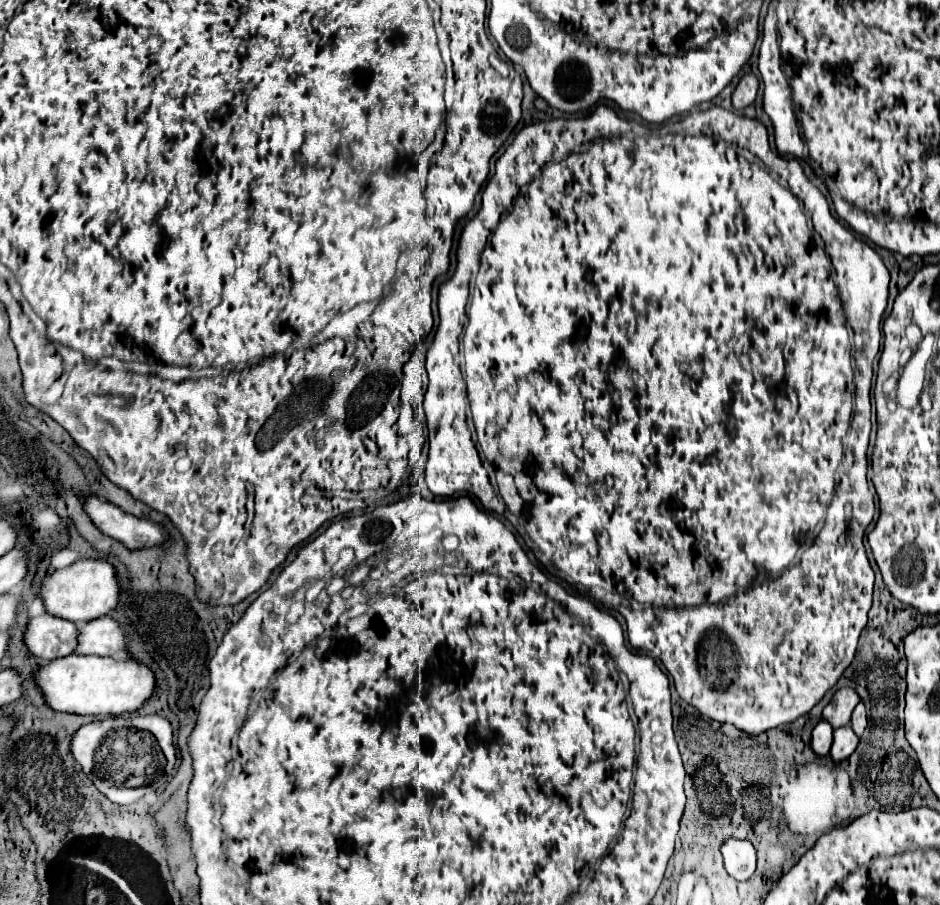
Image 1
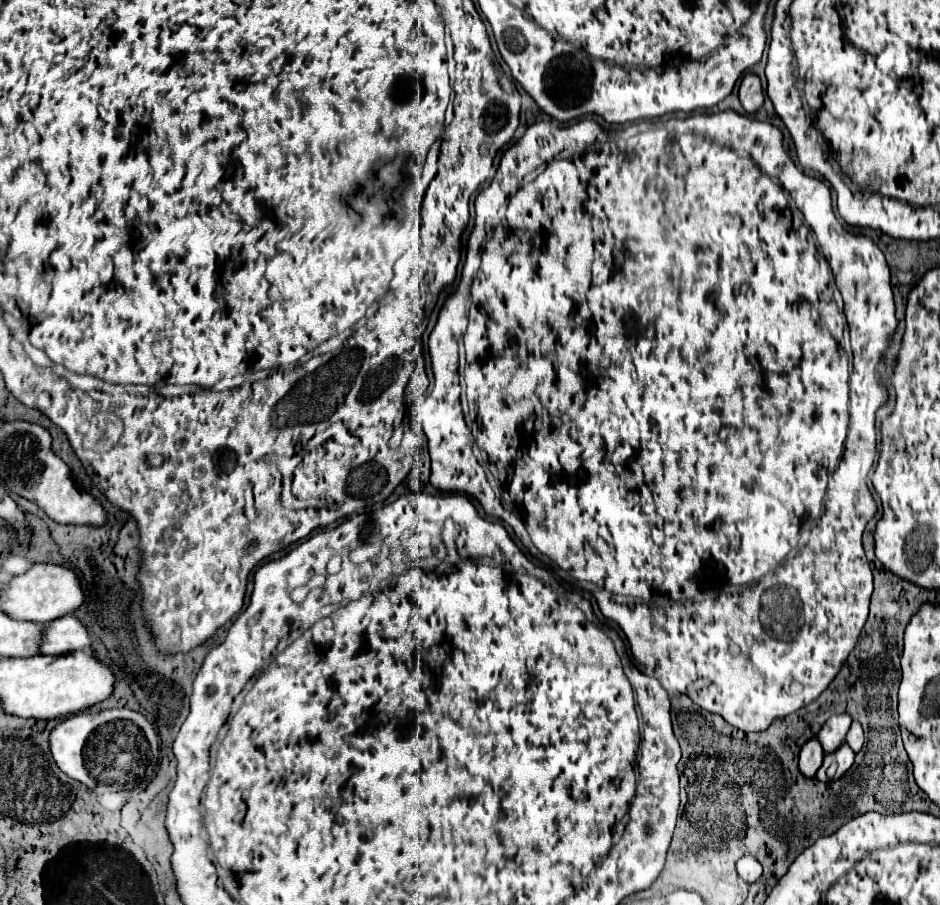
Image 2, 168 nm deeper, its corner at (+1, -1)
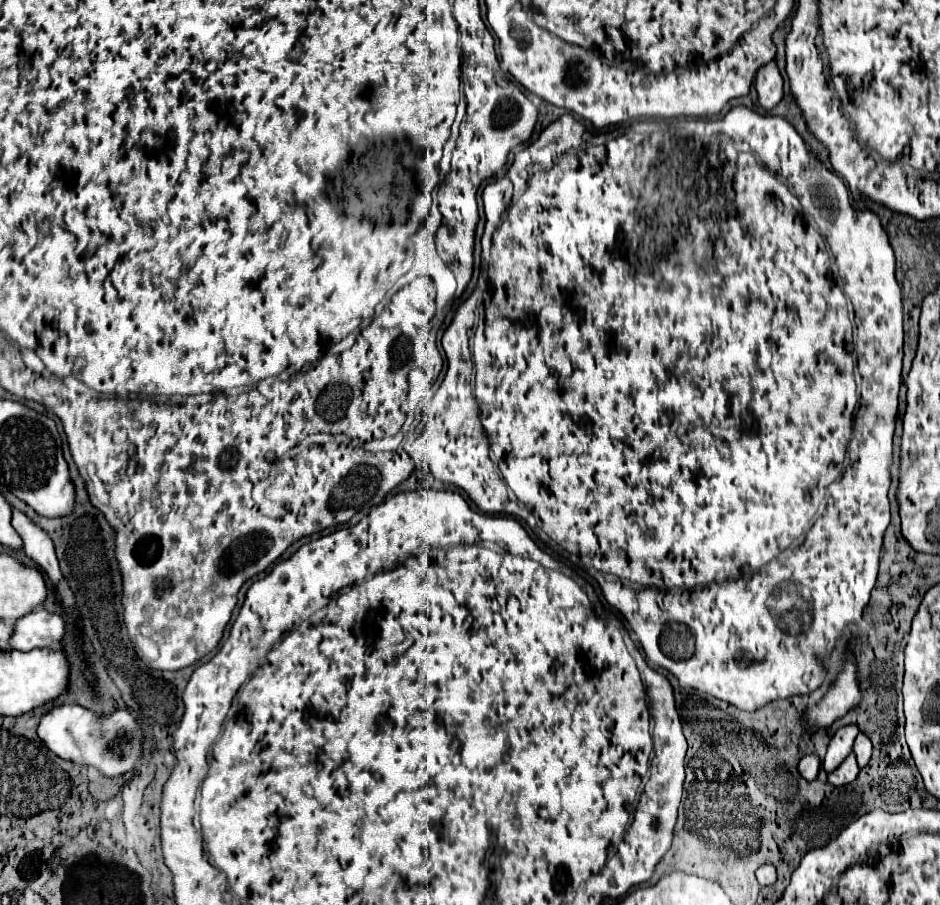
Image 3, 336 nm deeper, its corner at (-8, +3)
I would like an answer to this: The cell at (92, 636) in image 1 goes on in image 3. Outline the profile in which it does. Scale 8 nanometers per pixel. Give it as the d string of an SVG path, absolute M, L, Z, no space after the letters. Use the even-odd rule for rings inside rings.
M33 609L27 617L19 617L13 623L11 649L29 651L51 647L57 649L61 637L65 635L65 621L59 613L49 613L45 609Z

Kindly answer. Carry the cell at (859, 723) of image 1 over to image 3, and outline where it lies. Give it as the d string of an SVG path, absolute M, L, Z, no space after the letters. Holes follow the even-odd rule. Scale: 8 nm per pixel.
M863 733L857 735L855 745L853 745L853 753L855 753L855 757L857 757L859 767L863 769L863 767L869 763L869 759L871 759L871 741L869 741Z

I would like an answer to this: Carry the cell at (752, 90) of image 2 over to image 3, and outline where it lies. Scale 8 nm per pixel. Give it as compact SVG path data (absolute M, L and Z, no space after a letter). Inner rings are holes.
M775 61L763 65L755 77L755 89L759 95L759 105L771 111L783 99L783 77Z

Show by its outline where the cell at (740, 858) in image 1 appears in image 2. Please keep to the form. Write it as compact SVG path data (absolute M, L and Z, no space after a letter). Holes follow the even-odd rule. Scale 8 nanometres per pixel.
M744 855L744 857L740 857L740 859L736 861L736 871L738 871L738 875L740 875L744 881L748 881L748 883L756 881L756 879L762 875L760 863L758 863L754 857L750 857L750 855Z

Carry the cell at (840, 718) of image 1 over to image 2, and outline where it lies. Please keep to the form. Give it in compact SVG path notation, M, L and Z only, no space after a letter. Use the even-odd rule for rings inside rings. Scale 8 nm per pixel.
M842 713L842 715L832 715L820 729L818 733L818 741L822 743L822 749L824 753L832 753L838 749L838 745L844 743L844 737L850 729L850 715L848 713Z

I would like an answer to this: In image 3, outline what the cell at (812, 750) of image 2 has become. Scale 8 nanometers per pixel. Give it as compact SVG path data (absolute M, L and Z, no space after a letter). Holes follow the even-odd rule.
M807 755L807 757L803 757L801 761L799 761L799 775L803 777L803 779L807 779L807 781L813 781L815 777L817 777L817 773L819 773L819 757L817 755Z

